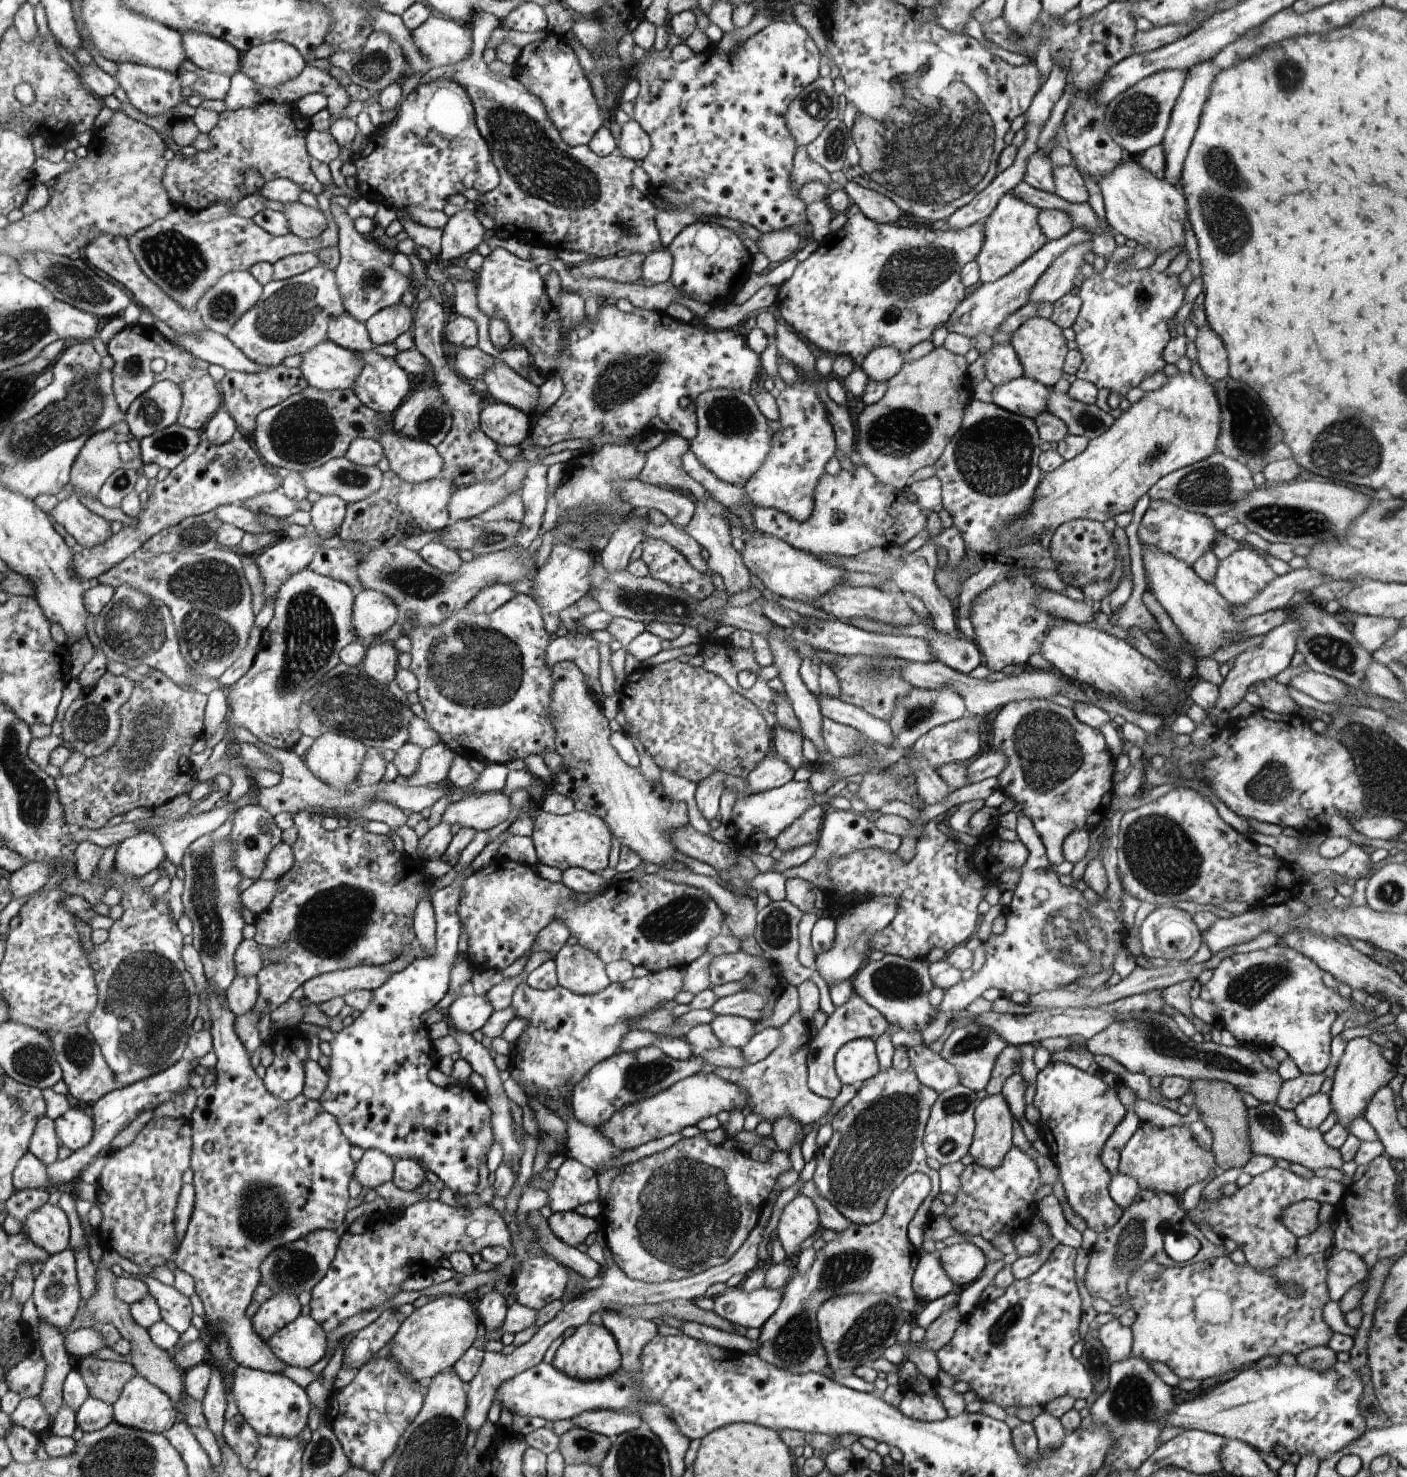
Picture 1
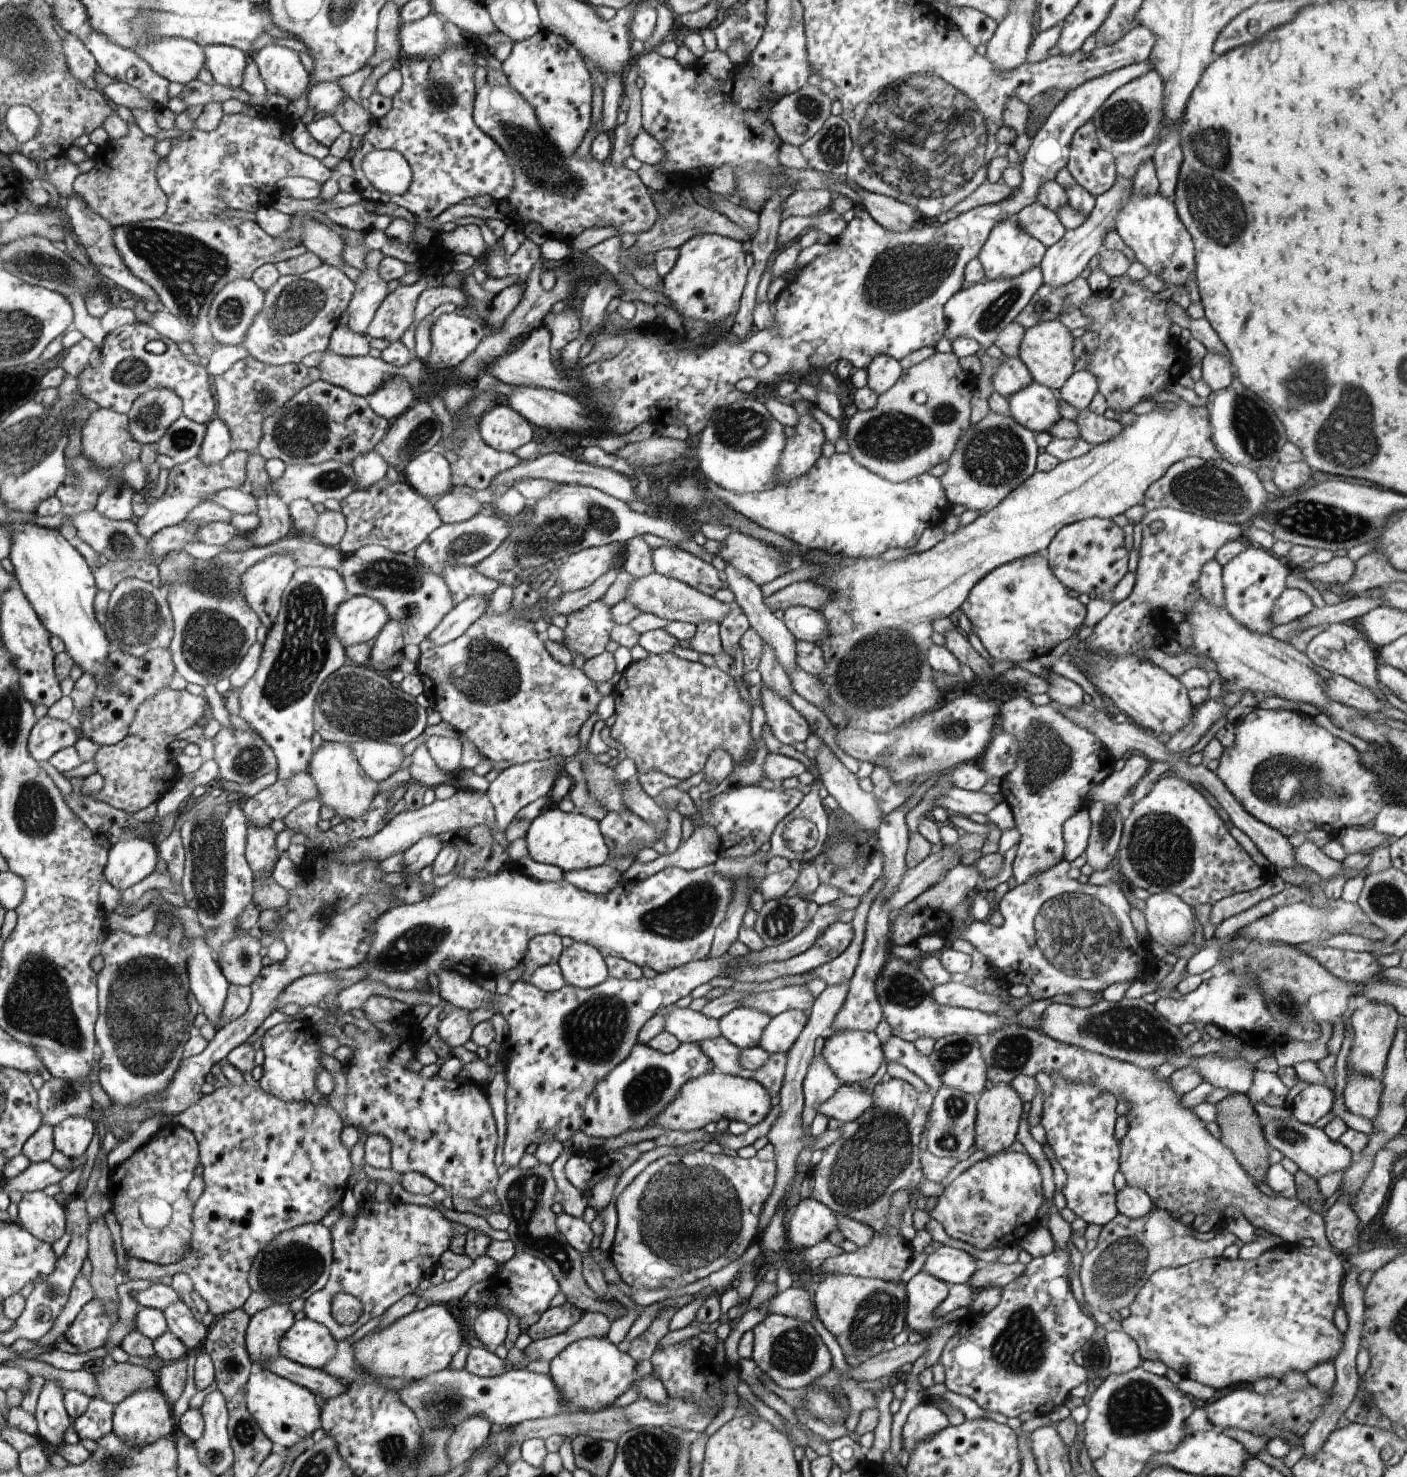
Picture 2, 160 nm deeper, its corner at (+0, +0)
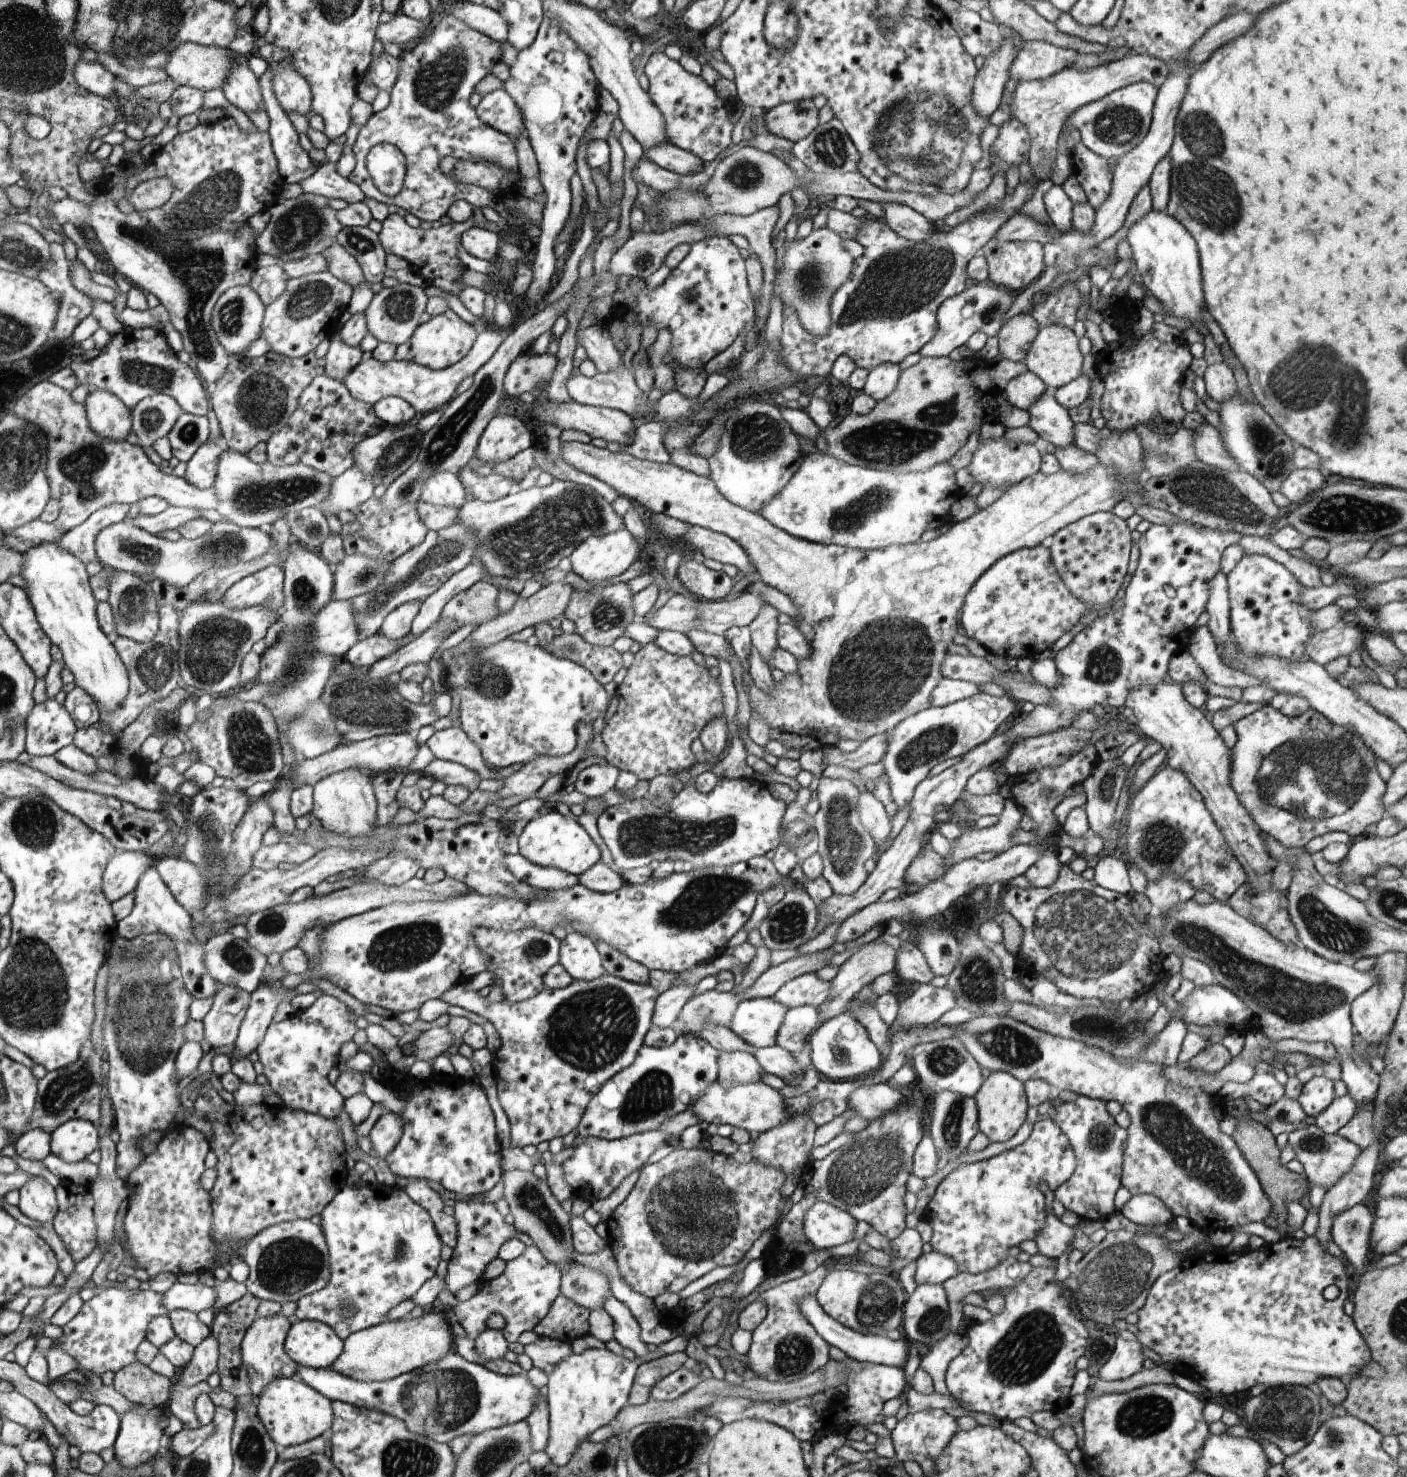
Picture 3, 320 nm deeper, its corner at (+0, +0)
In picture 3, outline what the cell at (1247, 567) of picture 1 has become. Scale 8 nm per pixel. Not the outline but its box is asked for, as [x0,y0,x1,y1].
[1227,555,1317,662]

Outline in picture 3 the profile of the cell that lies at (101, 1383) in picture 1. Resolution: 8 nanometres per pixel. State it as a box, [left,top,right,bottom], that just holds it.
[112,1360,172,1408]

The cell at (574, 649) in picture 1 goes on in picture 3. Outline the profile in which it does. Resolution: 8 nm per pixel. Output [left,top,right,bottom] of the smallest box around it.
[563,582,636,647]

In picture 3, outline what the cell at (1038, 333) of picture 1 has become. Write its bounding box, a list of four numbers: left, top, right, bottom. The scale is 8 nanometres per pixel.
[1026,325,1083,390]

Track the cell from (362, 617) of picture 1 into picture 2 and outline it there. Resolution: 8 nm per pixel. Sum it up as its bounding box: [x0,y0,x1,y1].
[336,595,391,648]

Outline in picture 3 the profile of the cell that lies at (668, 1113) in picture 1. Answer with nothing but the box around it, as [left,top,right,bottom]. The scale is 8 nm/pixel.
[690,1082,800,1134]

